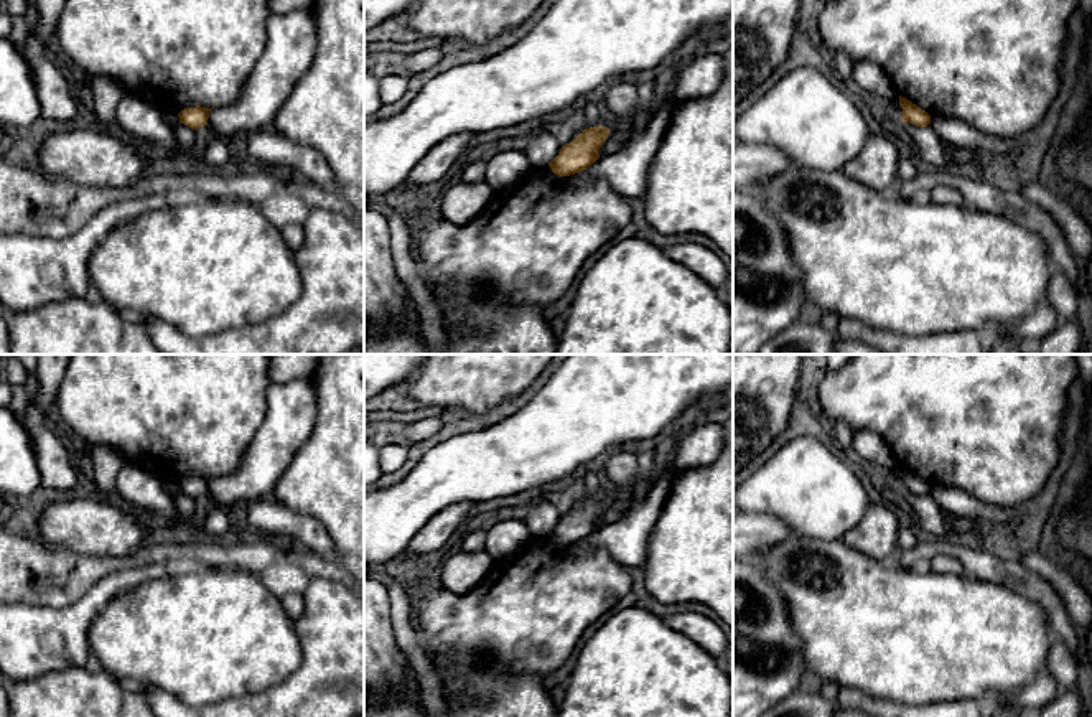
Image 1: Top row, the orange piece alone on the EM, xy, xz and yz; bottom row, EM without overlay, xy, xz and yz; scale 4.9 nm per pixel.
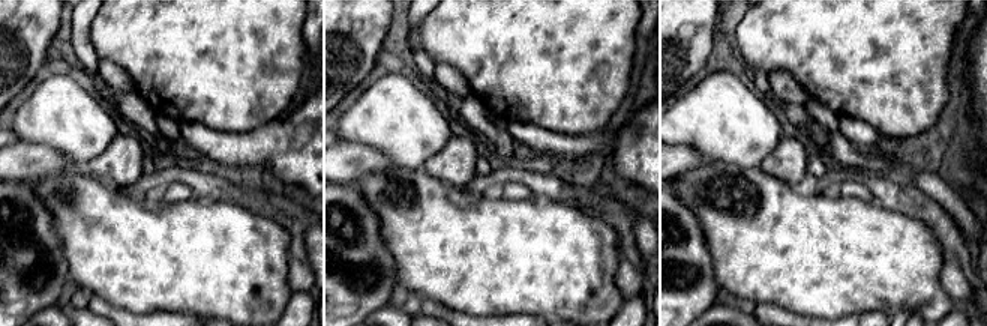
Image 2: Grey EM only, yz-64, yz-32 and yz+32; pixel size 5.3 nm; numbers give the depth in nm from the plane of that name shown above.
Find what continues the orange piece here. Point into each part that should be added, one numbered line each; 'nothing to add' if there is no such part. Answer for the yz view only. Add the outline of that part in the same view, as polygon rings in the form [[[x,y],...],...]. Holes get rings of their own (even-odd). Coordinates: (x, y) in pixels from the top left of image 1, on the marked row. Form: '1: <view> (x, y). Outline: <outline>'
nothing to add

